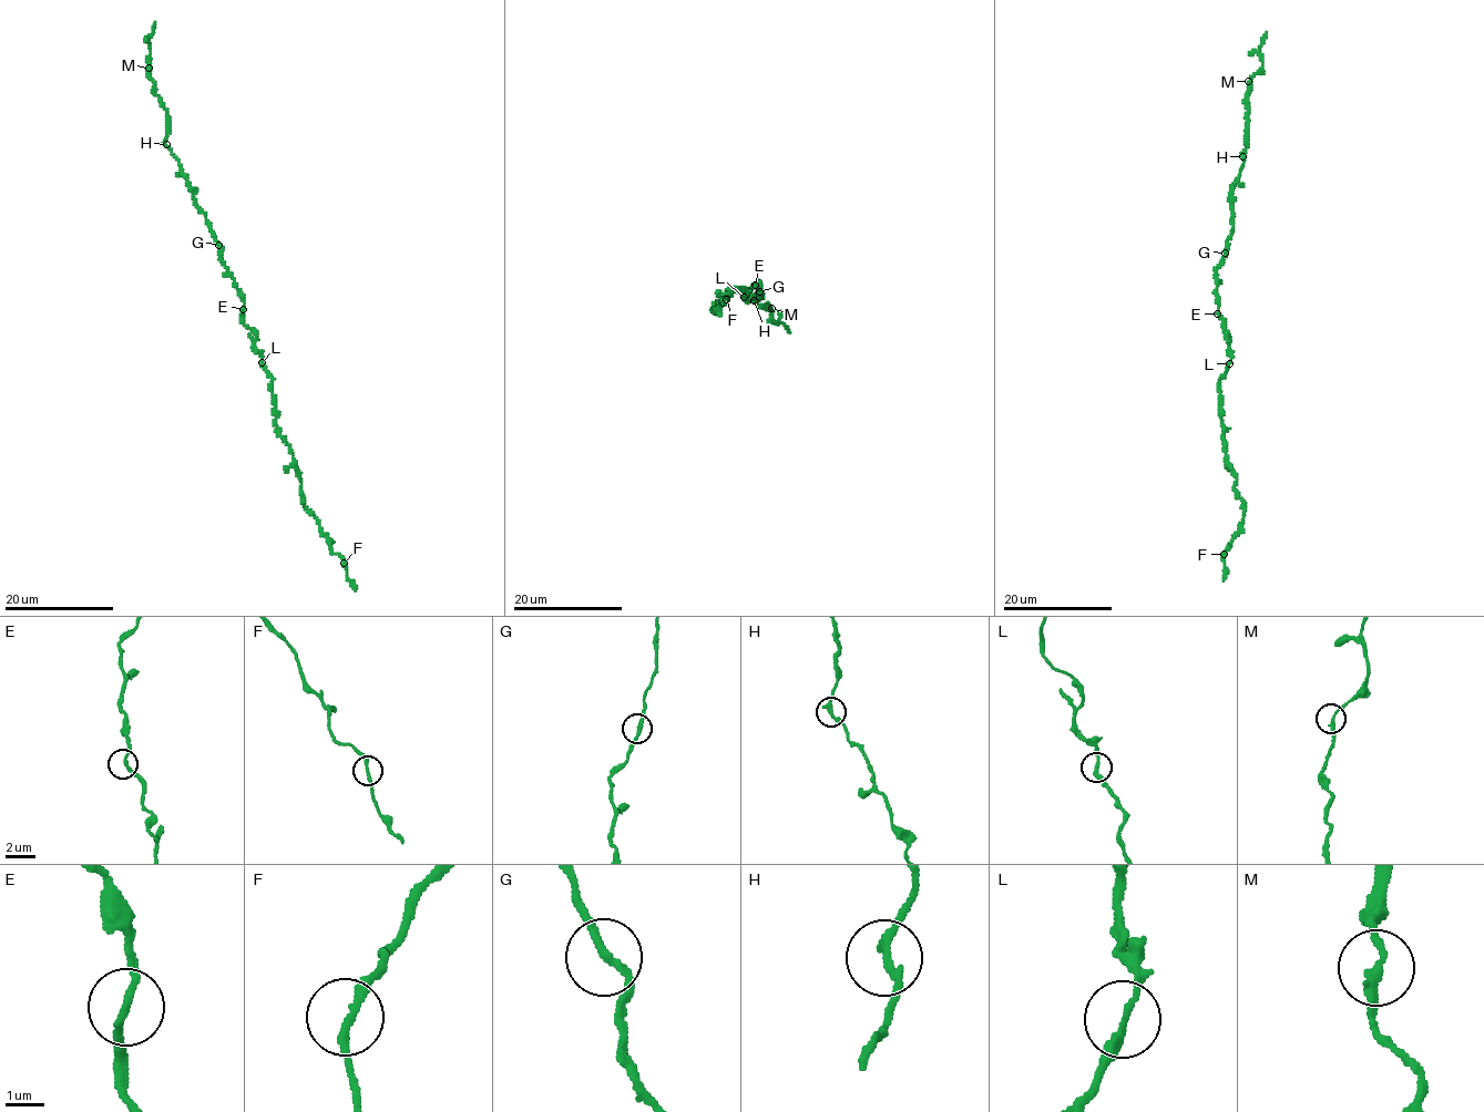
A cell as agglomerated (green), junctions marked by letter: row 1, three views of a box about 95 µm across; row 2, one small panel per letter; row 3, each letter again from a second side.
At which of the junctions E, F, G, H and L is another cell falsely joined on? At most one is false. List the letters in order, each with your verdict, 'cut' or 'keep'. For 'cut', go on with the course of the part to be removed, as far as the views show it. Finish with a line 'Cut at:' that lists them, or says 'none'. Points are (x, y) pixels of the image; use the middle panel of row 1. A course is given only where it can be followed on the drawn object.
E: keep
F: keep
G: keep
H: keep
L: keep
Cut at: none

